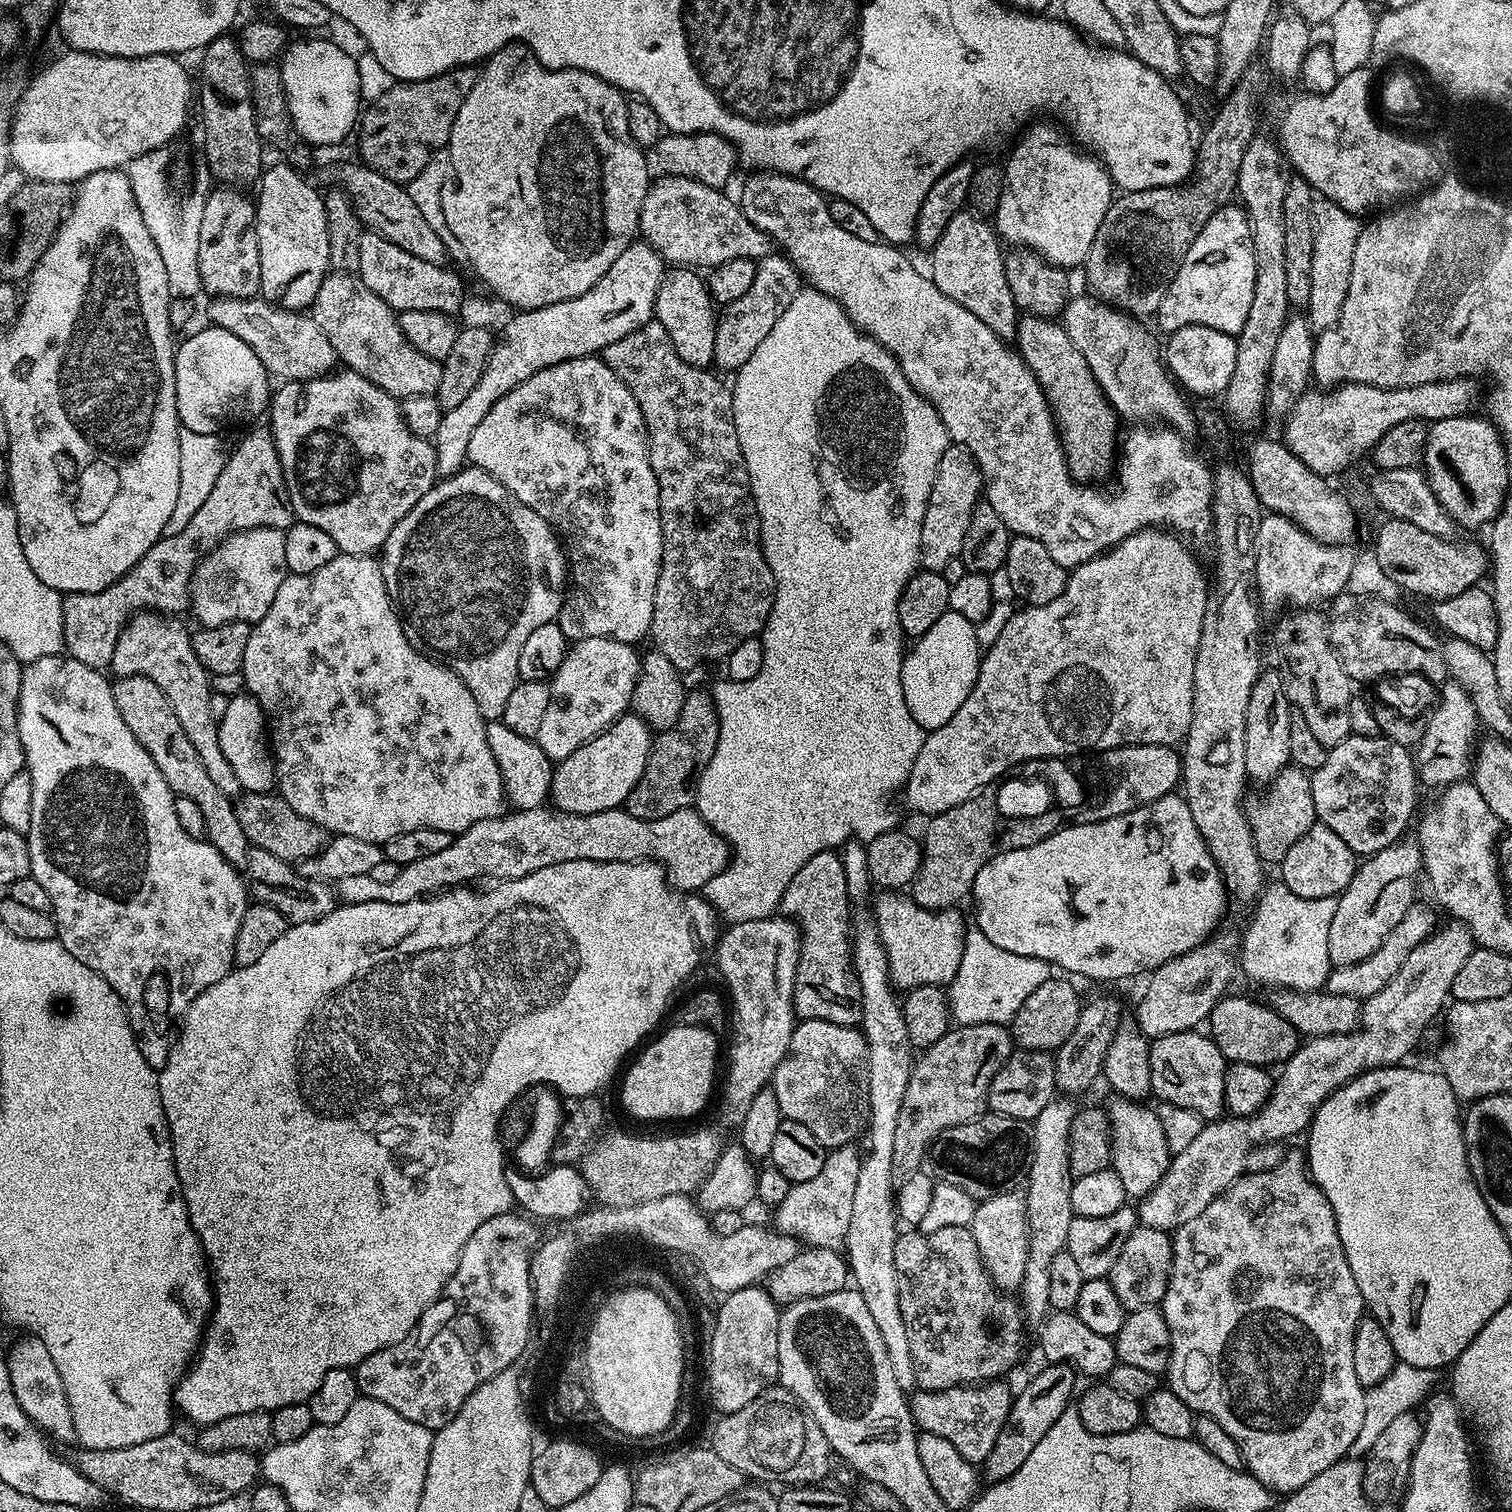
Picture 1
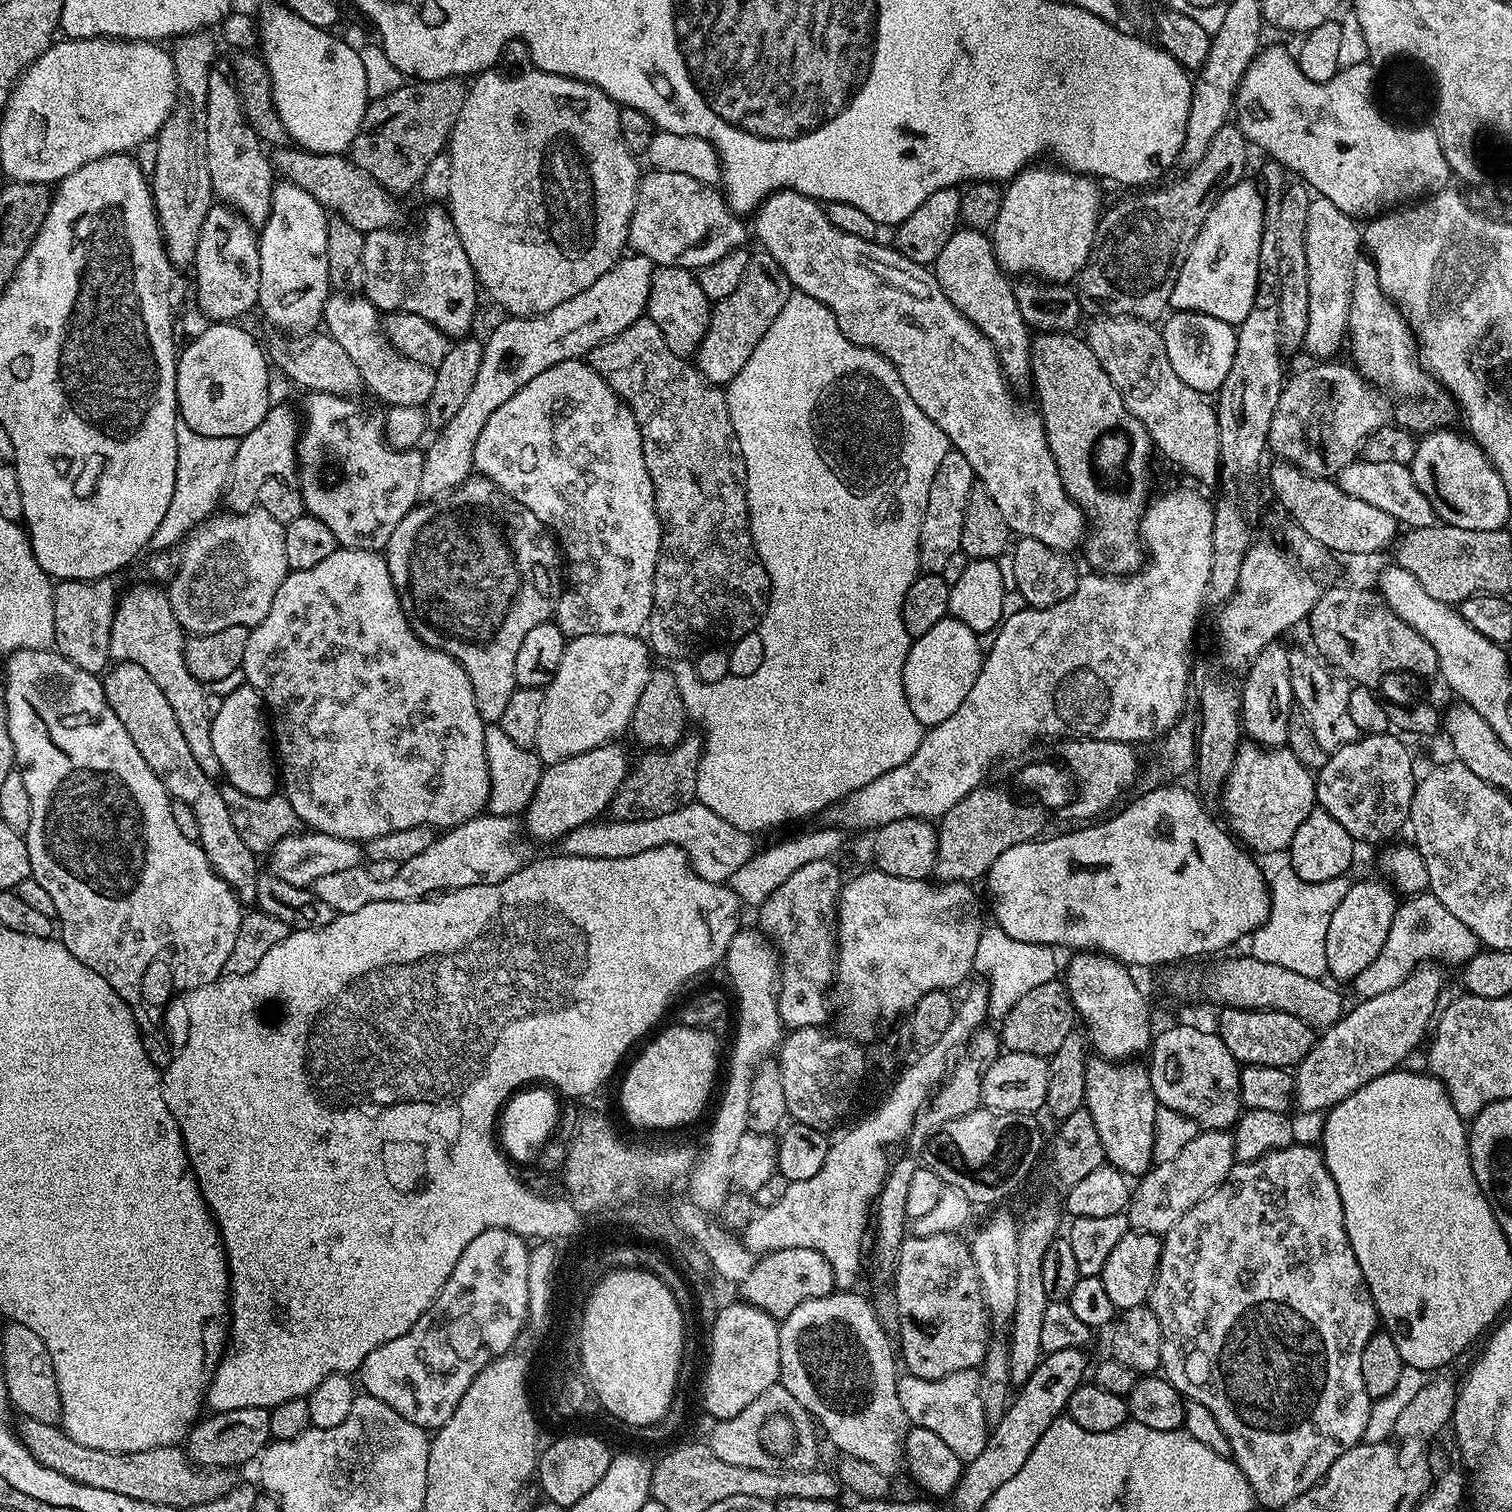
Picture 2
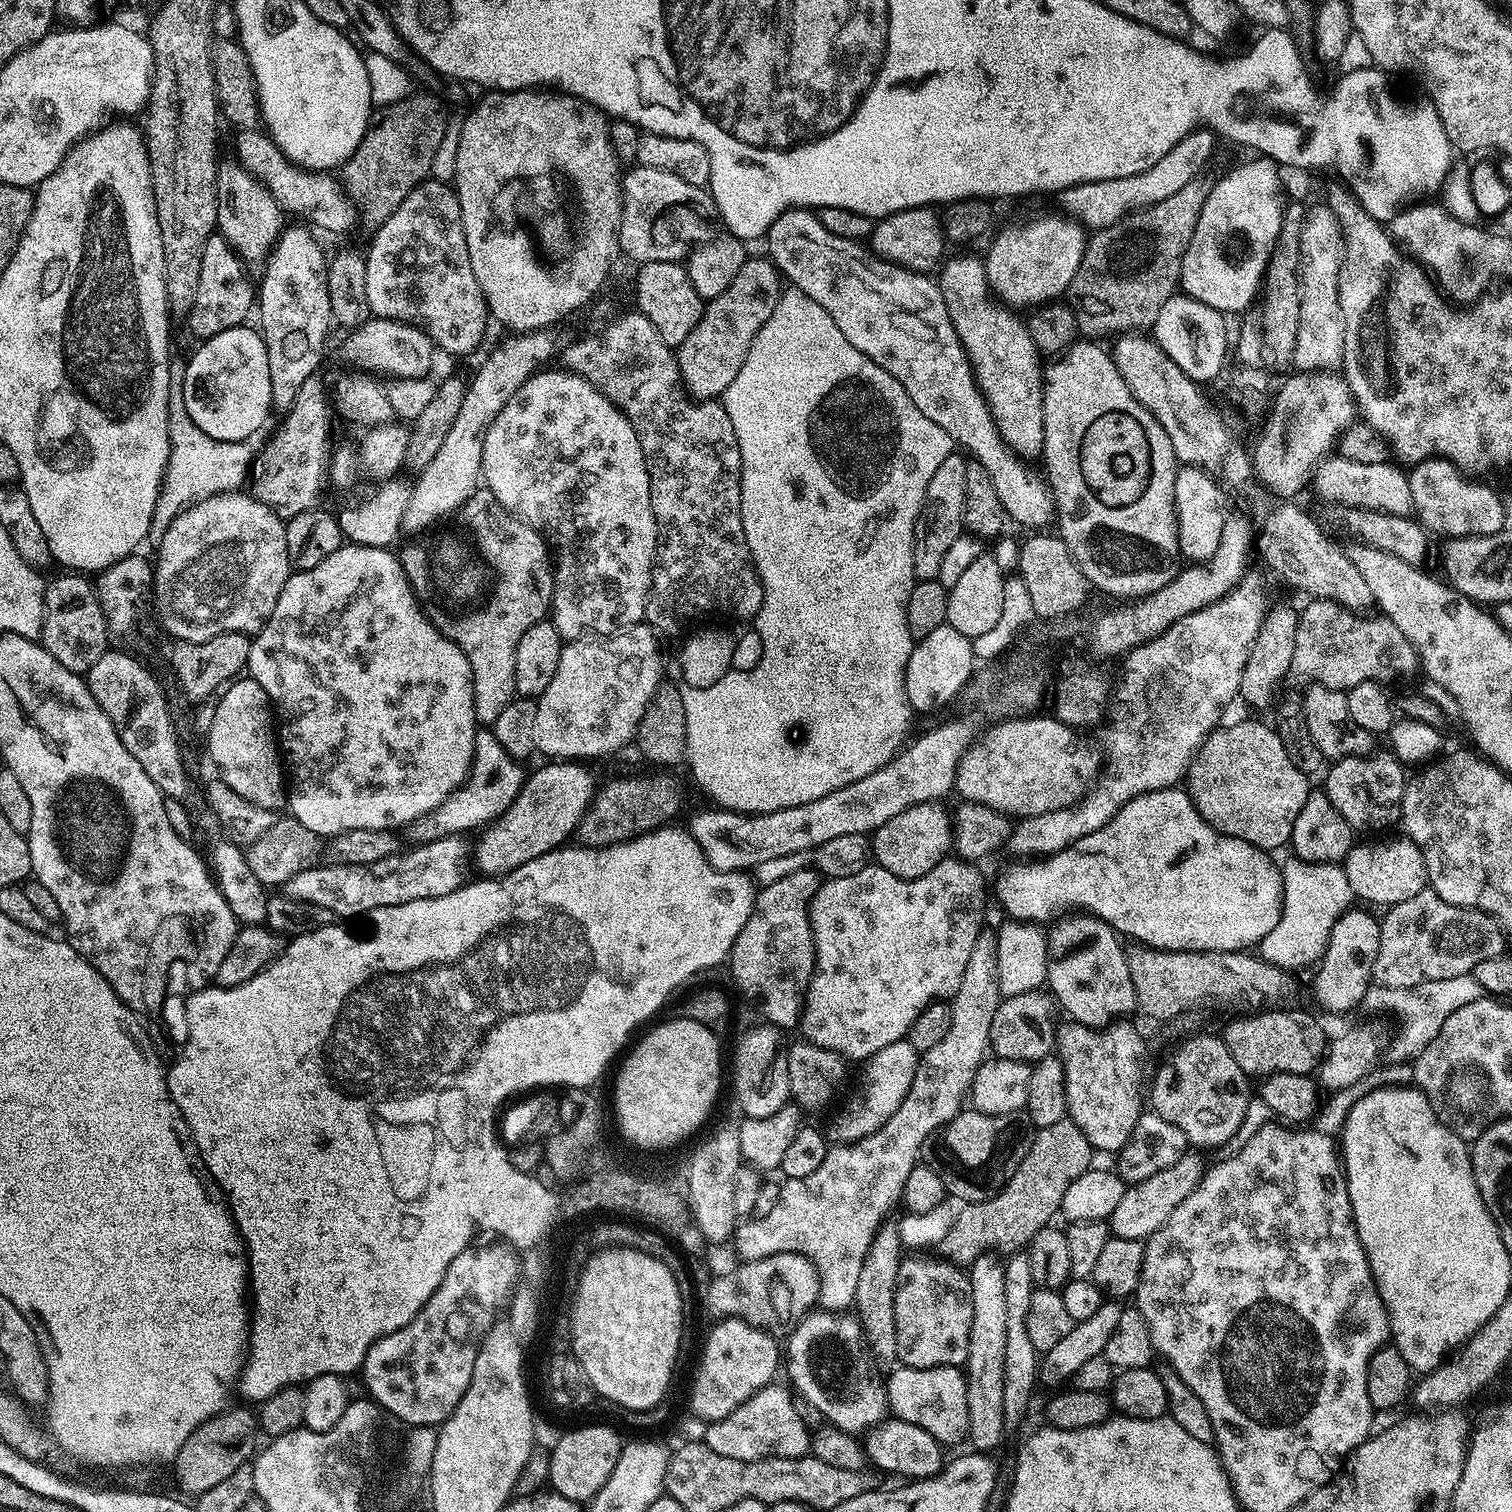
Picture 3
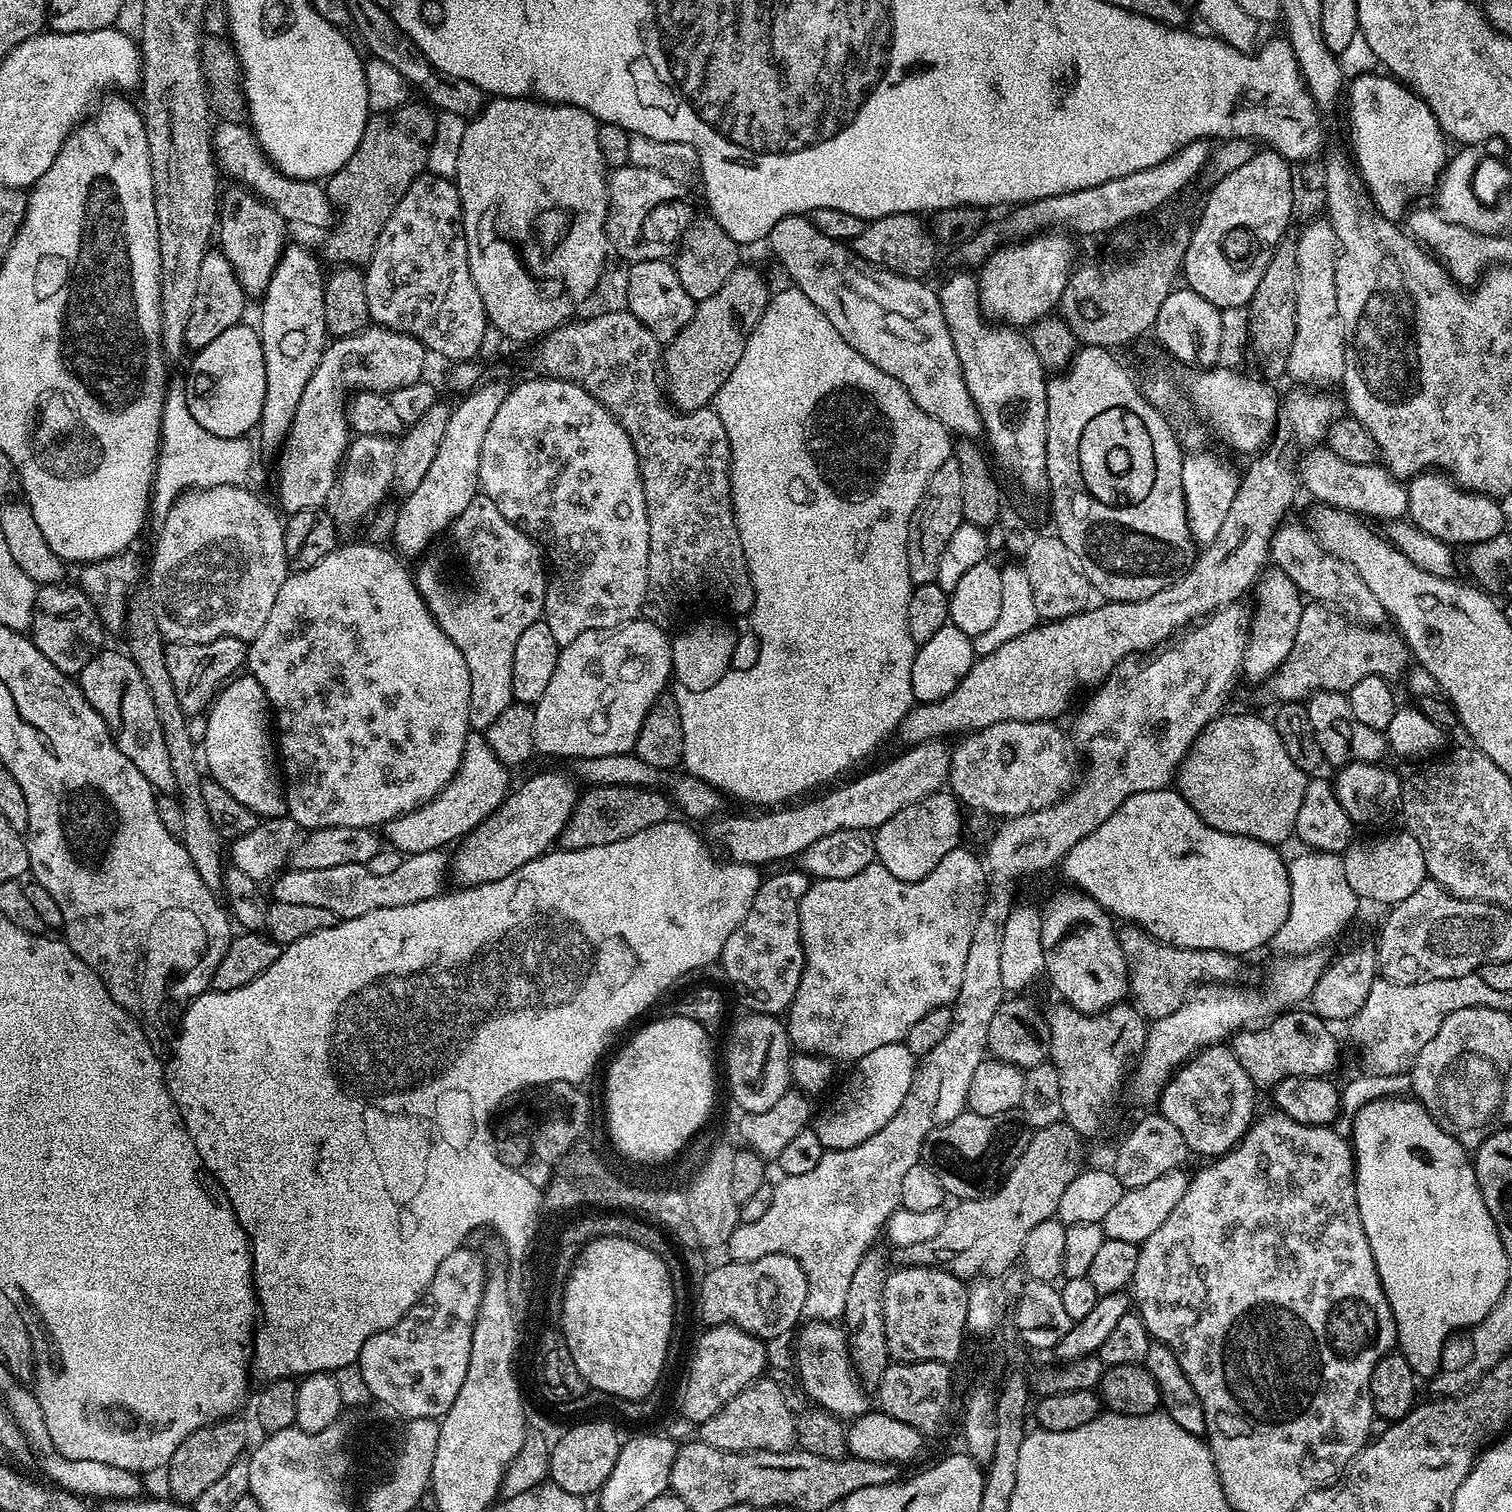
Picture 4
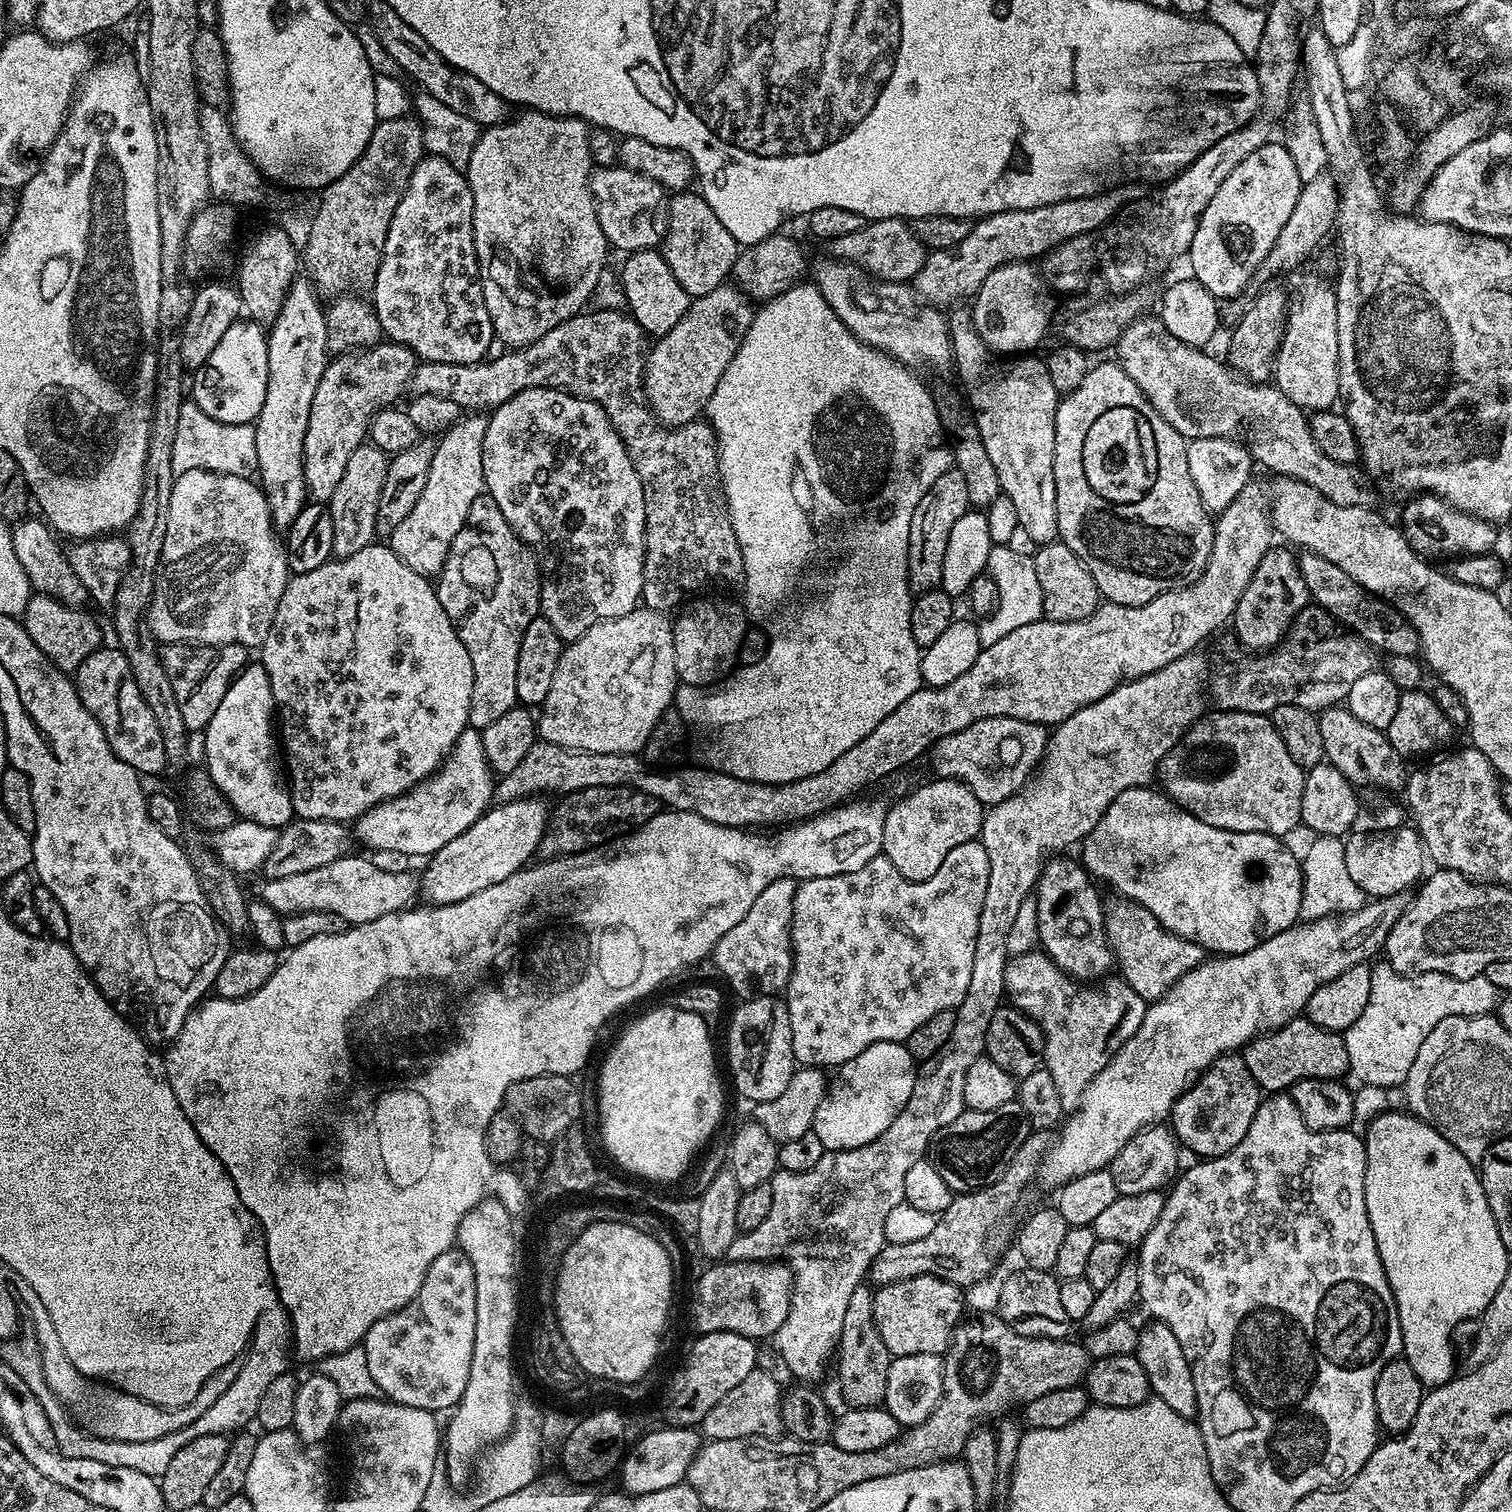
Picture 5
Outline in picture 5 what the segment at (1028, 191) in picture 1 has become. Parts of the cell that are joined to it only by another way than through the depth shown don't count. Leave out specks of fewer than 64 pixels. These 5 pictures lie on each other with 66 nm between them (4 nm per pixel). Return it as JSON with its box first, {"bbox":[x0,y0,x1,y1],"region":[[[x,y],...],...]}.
{"bbox":[970,262,1058,353],"region":[[[1028,262],[998,266],[998,270],[991,272],[976,291],[970,304],[972,325],[984,340],[989,353],[1031,353],[1052,328],[1052,317],[1056,314],[1058,300],[1043,275],[1032,267]]]}

